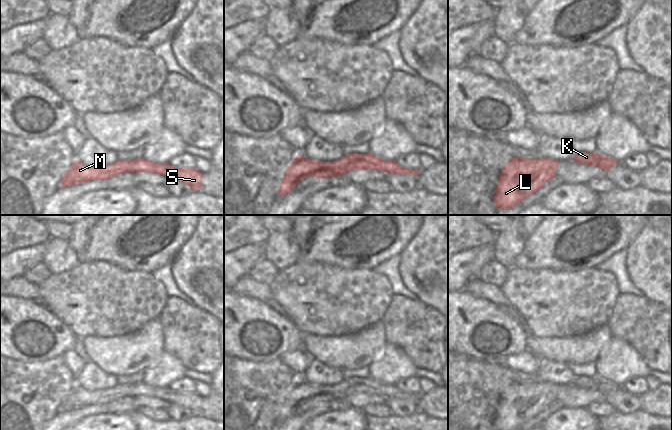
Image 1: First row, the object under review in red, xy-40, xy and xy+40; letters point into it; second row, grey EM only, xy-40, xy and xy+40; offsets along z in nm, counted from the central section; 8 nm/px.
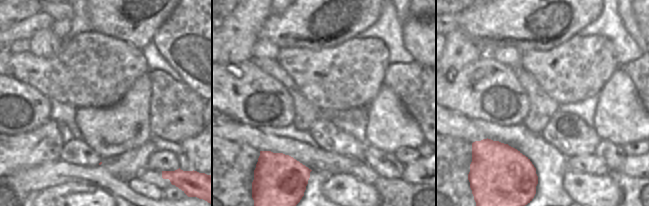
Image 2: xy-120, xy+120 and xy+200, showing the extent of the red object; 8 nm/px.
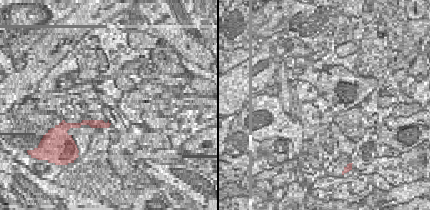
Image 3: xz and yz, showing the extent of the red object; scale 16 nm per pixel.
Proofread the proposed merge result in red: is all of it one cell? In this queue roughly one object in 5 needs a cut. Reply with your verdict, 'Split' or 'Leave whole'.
Leave whole.

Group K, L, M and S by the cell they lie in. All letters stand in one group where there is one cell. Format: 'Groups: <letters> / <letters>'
Groups: K L M S.

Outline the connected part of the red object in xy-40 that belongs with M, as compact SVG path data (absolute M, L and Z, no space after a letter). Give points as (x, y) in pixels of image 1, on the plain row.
M143 382L117 384L113 388L107 388L105 390L85 390L74 384L70 393L64 398L61 412L67 412L91 404L105 404L125 396L131 396L133 398L137 396L159 398L170 404L177 404L183 408L187 408L192 415L199 414L202 411L202 401L204 399L196 392L175 392L168 386L159 388Z

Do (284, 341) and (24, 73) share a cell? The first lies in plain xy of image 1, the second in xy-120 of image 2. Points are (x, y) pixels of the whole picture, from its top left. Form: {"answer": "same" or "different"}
{"answer": "different"}

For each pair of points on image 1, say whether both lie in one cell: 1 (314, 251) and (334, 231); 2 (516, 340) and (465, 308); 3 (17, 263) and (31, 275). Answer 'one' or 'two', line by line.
1: one
2: one
3: two

